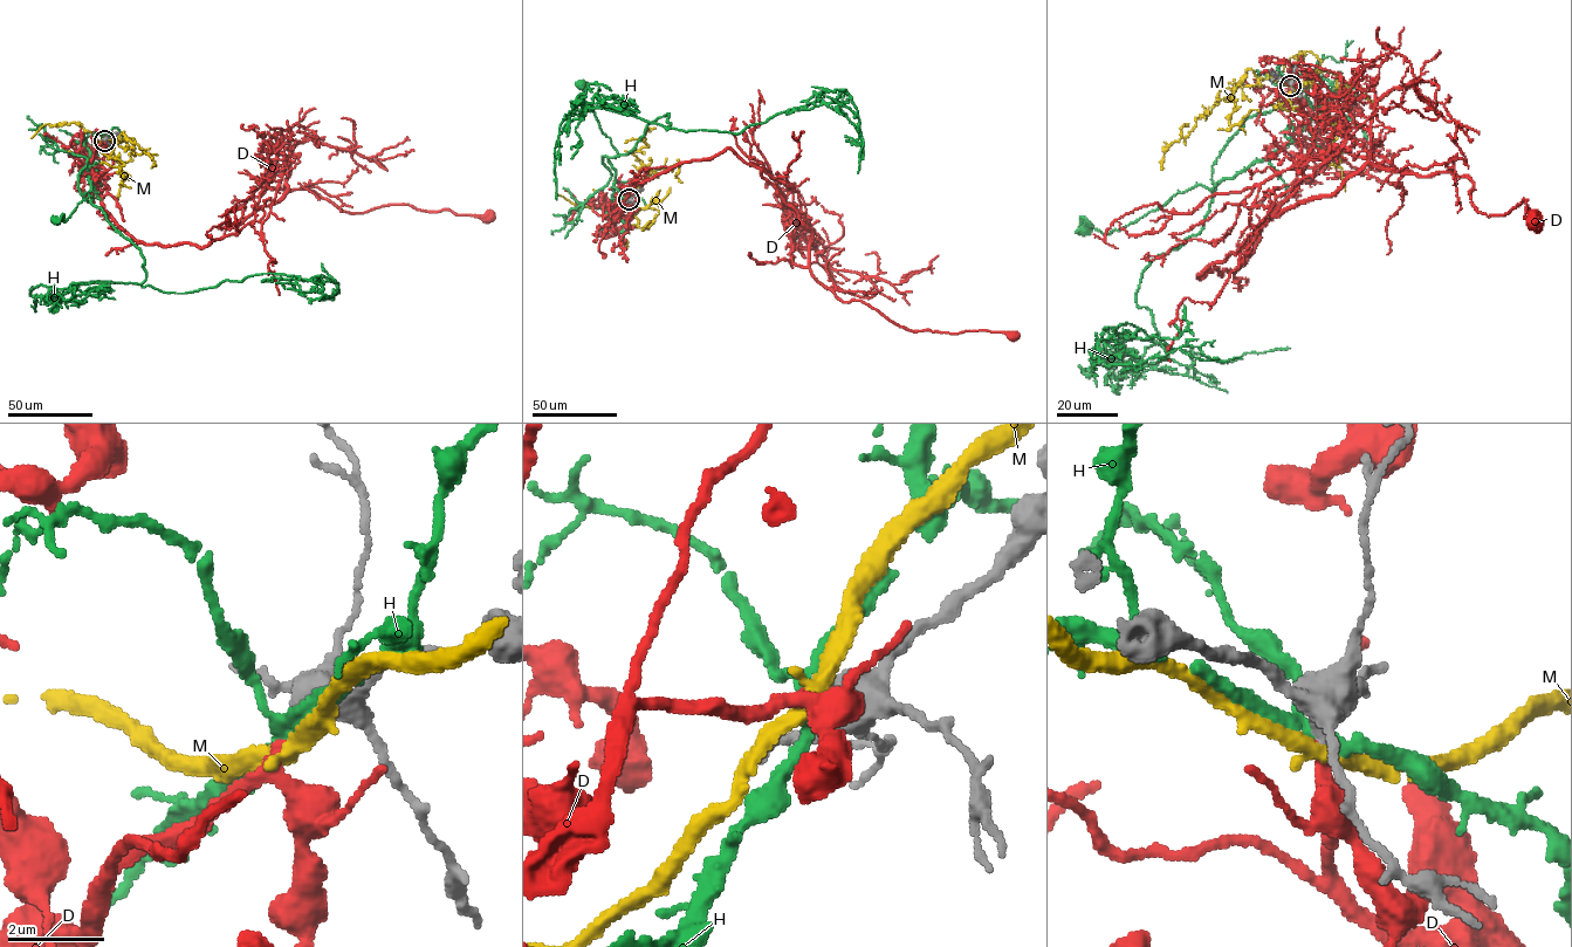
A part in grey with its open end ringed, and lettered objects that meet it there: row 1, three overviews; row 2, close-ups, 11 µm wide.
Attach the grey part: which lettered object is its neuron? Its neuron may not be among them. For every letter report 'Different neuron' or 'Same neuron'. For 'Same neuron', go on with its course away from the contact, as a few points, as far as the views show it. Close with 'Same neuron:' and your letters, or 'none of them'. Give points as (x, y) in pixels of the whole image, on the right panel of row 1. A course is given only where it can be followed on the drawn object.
D: Same neuron. Its course: (1290, 86), (1327, 164), (1198, 276), (1367, 164), (1532, 222)
H: Different neuron
M: Different neuron
Same neuron: D

